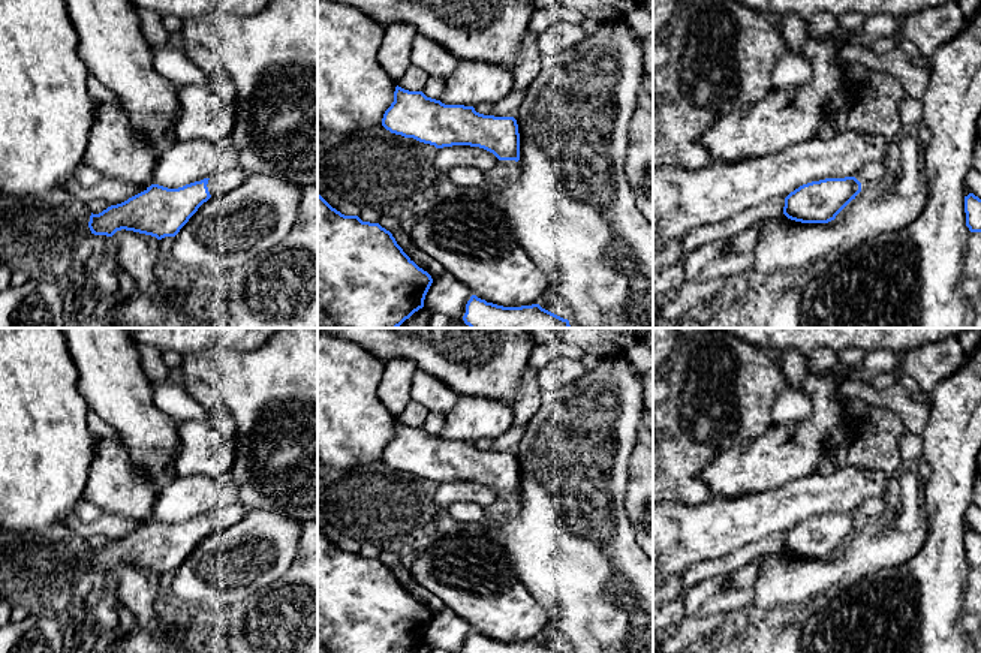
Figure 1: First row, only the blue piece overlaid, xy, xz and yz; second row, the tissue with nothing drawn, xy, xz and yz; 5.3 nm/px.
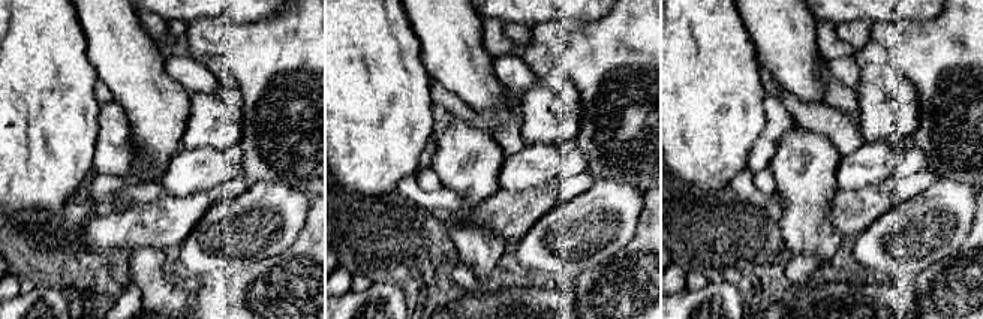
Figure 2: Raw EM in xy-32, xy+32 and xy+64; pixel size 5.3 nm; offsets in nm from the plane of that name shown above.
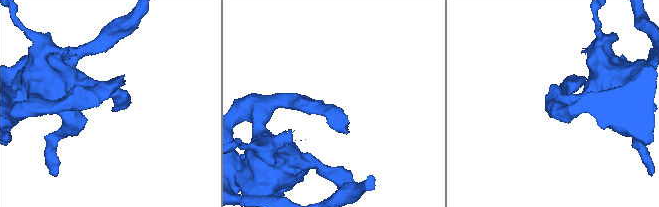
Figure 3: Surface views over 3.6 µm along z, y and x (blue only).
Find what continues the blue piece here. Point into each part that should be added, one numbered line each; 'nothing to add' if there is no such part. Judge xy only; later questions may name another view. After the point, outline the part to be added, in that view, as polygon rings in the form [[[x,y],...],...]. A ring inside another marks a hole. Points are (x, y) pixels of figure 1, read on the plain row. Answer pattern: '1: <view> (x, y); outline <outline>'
1: xy (223, 517); outline [[[241,503],[220,506],[208,515],[208,527],[211,532],[228,529],[238,523],[247,514],[247,508]]]

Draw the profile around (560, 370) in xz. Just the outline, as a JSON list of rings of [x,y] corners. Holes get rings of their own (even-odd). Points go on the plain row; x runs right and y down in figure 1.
[[[557,353],[544,368],[538,370],[541,394],[550,398],[563,386],[581,379],[586,371],[581,359],[571,359]]]

